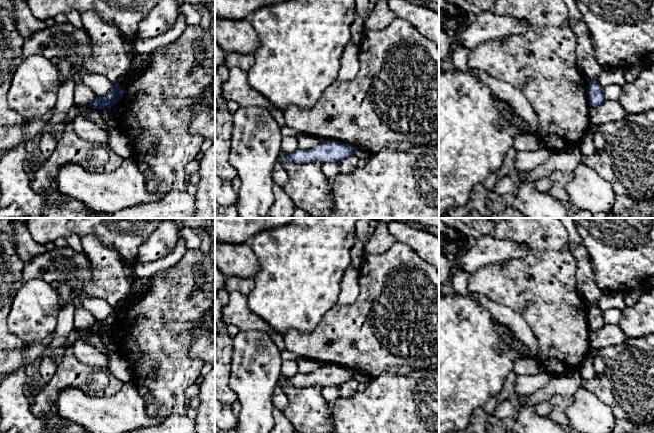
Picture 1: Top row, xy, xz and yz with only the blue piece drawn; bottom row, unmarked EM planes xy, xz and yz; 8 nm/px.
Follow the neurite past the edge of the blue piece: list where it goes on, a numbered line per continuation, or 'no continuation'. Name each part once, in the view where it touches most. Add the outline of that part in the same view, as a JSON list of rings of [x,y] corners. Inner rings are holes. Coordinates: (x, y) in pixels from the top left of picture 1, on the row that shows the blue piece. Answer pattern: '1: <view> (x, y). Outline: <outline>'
no continuation

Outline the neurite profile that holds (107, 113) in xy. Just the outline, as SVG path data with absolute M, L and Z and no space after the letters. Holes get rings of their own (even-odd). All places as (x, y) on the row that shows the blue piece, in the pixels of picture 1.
M113 107L100 109L104 121L111 127L118 128L118 120L114 114Z

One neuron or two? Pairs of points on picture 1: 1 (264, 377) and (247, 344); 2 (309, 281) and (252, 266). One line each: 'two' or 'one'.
1: one
2: two

